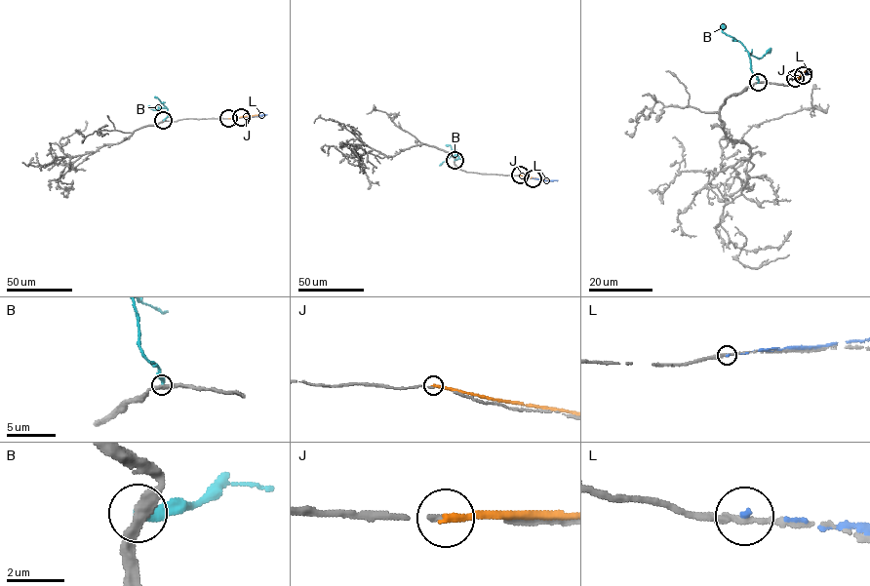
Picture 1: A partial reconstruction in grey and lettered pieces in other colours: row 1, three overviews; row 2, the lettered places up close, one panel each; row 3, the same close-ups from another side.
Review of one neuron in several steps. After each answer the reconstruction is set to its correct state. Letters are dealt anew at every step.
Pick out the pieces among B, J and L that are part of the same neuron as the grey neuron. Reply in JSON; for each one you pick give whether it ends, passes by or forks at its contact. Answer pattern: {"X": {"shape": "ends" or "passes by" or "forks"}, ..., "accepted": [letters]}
{"accepted": []}

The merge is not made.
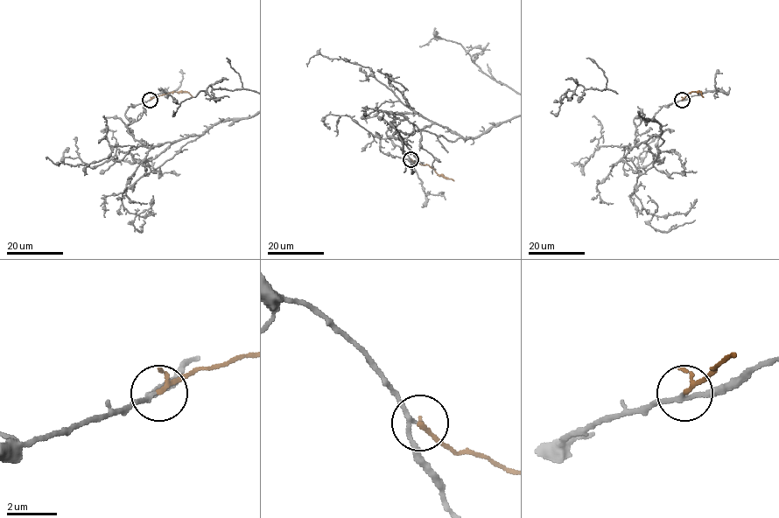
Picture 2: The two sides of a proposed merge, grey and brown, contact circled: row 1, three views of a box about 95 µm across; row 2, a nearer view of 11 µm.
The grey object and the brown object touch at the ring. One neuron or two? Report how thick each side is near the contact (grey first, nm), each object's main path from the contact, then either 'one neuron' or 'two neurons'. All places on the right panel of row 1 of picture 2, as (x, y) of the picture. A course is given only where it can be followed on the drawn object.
170 nm thick on the grey side, 130 nm on the other; brown runs (682, 100), (691, 91), (700, 91), (703, 97); one neuron

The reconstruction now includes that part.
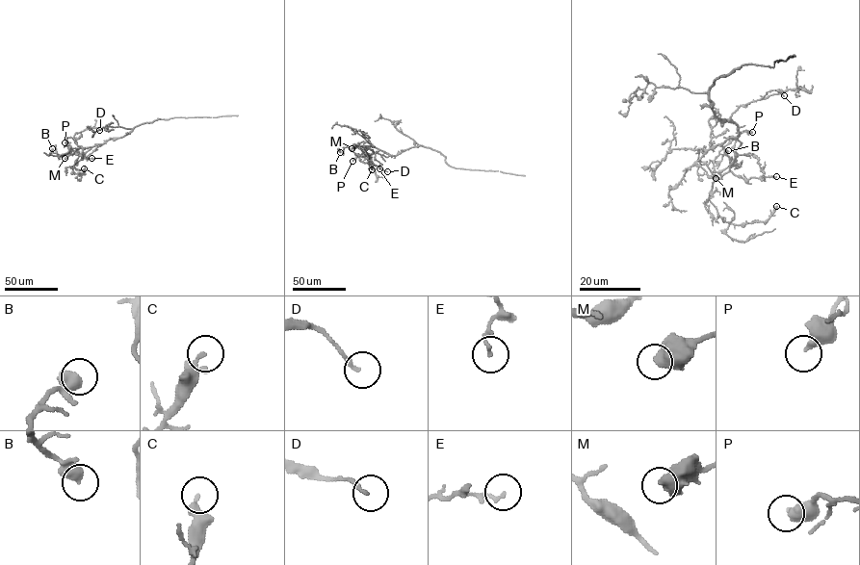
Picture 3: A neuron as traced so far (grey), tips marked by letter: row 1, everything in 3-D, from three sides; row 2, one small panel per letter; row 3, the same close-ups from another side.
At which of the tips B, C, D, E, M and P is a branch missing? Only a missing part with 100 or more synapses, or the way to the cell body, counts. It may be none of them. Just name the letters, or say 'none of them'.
none of them

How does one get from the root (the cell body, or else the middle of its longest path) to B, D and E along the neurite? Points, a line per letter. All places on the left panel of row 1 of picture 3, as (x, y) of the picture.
B: (129, 132), (91, 146), (84, 153), (61, 156), (50, 152), (52, 148)
D: (129, 132), (86, 148), (75, 142), (76, 133), (91, 127), (99, 130)
E: (129, 132), (106, 141), (87, 156), (87, 159), (91, 158)

